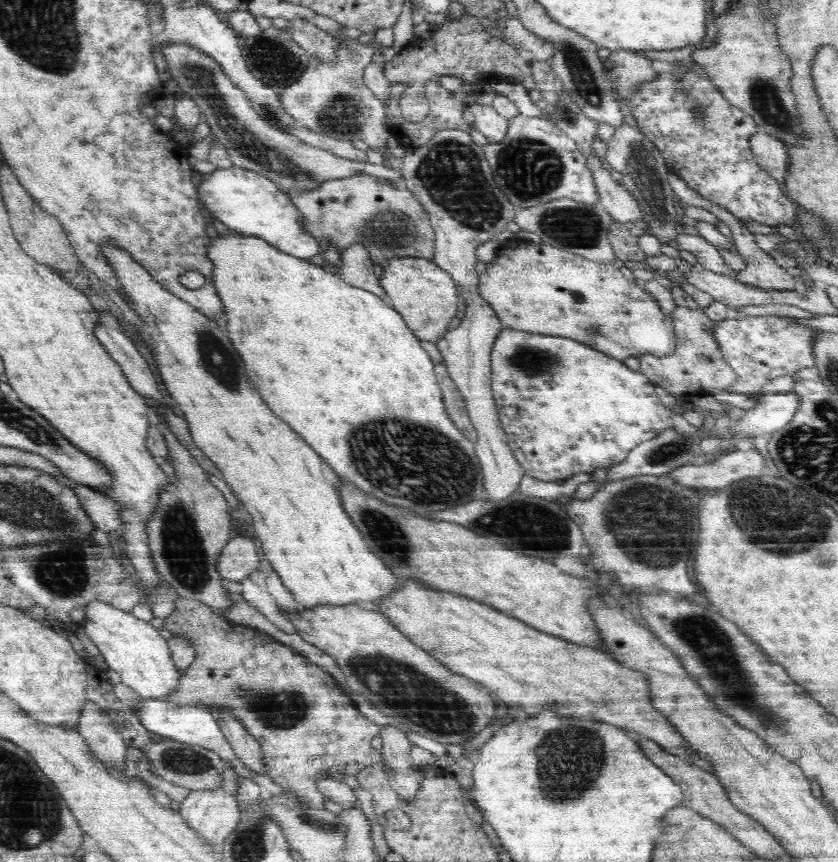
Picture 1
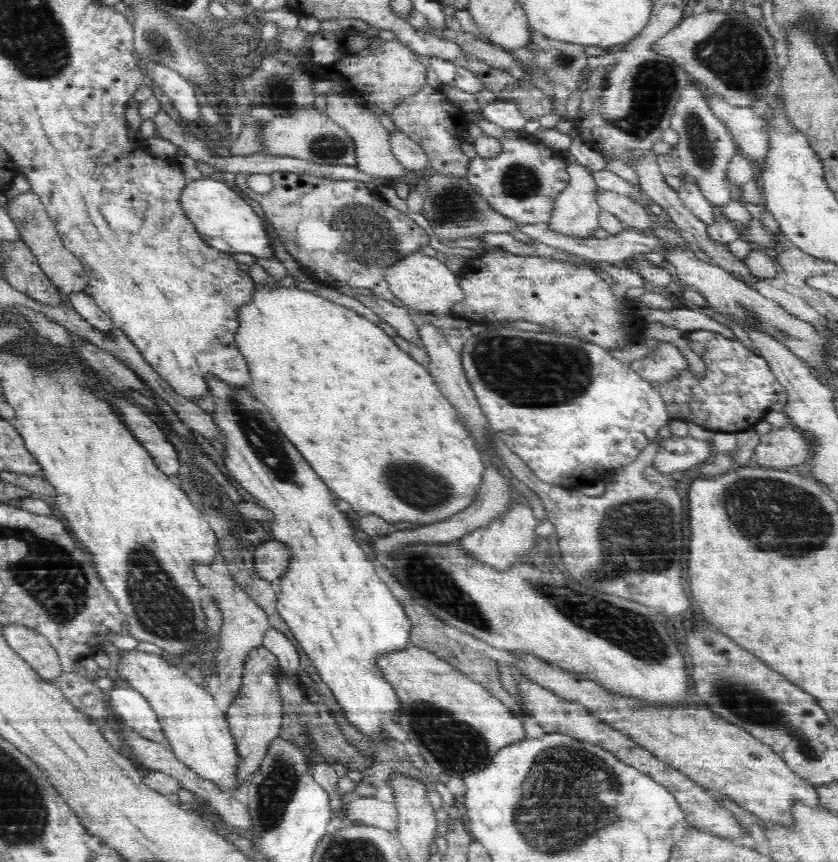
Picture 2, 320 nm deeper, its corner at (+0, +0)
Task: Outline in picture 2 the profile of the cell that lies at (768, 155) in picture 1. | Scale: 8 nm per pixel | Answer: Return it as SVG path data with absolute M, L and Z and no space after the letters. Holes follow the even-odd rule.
M703 92L711 111L724 123L739 146L740 153L758 165L766 160L769 138L764 121L755 107L728 104L720 94Z

